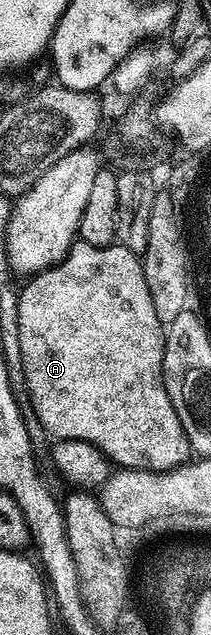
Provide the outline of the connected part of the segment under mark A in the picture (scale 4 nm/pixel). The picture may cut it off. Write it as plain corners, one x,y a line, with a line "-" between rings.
78,240
61,262
33,275
27,282
30,283
18,294
18,354
22,357
22,378
26,381
26,394
30,397
30,406
34,409
39,424
48,433
55,434
53,436
55,439
71,438
88,442
95,449
102,451
106,458
118,468
163,472
175,470
183,465
192,454
190,441
180,424
180,416
176,416
176,408
172,408
172,400
164,384
162,365
166,332
160,316
156,316
156,308
152,308
152,292
148,292
148,280
144,280
141,257
121,244
93,246

